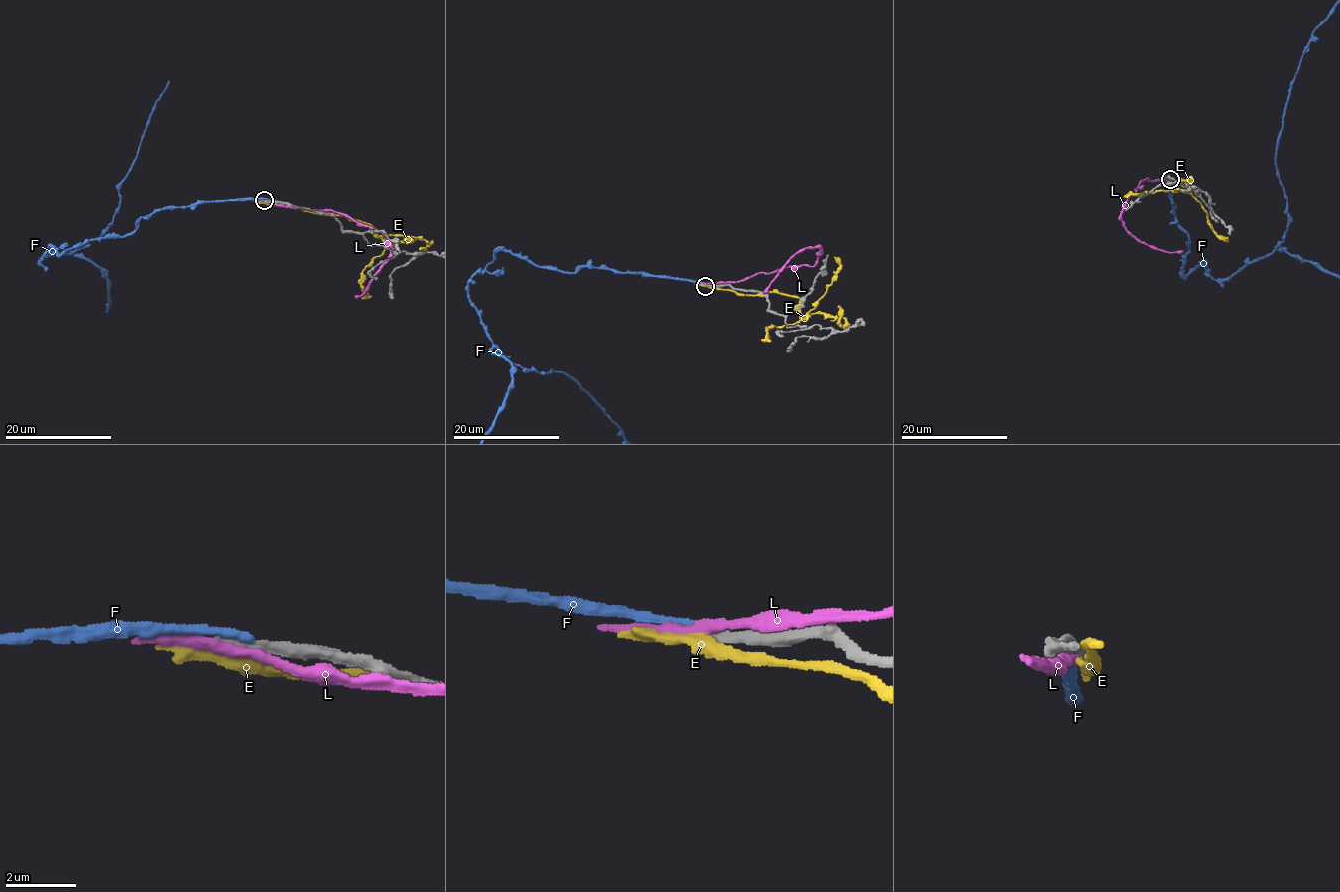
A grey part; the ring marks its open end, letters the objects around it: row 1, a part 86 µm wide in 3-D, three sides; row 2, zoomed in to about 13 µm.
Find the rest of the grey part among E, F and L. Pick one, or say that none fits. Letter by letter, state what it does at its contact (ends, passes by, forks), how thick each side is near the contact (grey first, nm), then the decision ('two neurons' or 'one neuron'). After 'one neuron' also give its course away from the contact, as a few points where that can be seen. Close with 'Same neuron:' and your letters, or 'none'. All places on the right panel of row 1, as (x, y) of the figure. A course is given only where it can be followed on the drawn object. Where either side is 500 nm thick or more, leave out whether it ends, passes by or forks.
E: it passes by; 240 nm thick on the grey side, 280 nm on the other; two neurons
F: it ends there; 340 nm thick on the grey side, 260 nm on the other; two neurons
L: it passes by; 320 nm thick on the grey side, 300 nm on the other; two neurons
Same neuron: none

